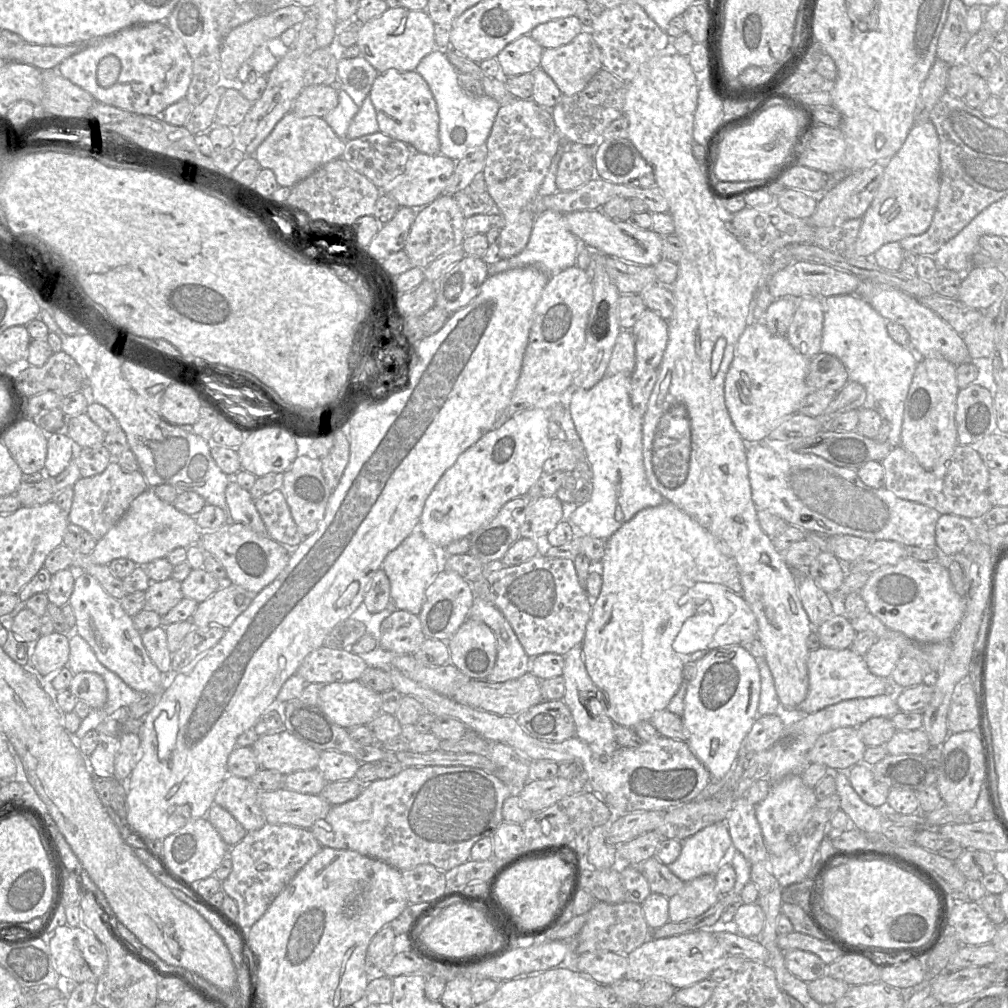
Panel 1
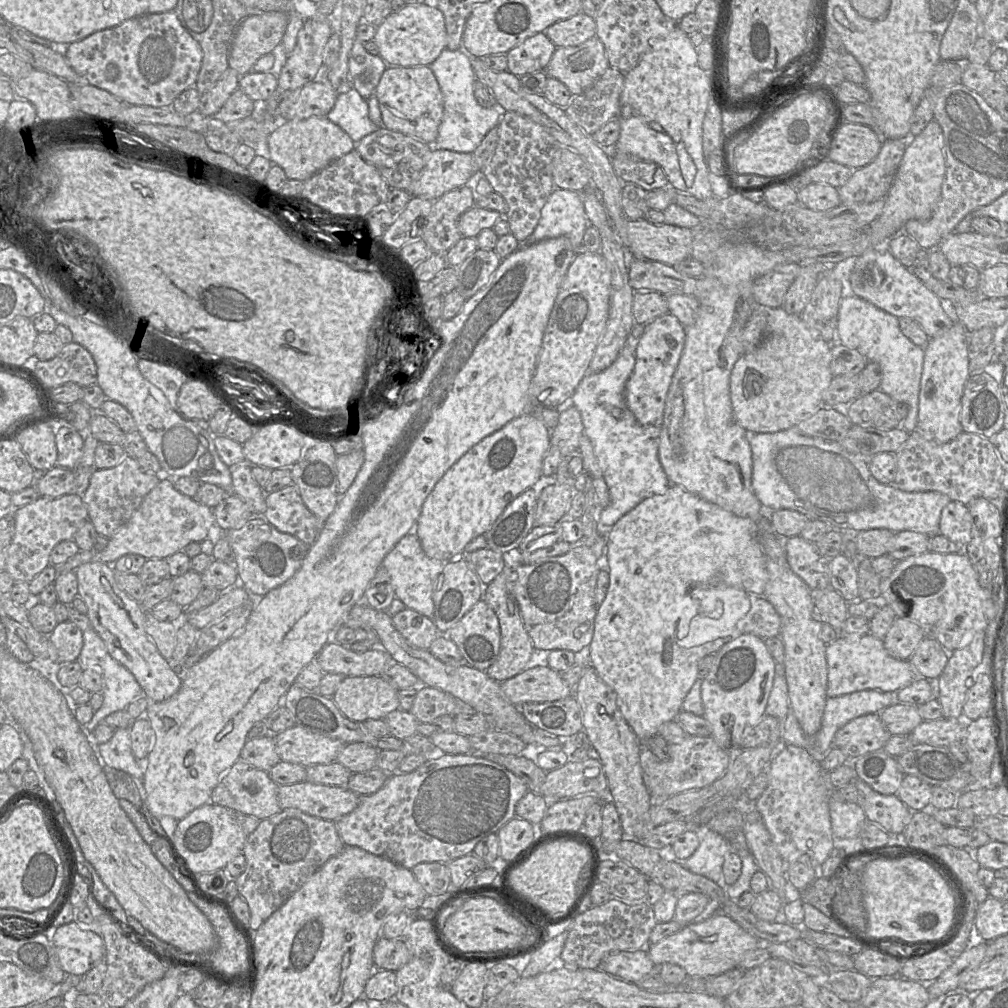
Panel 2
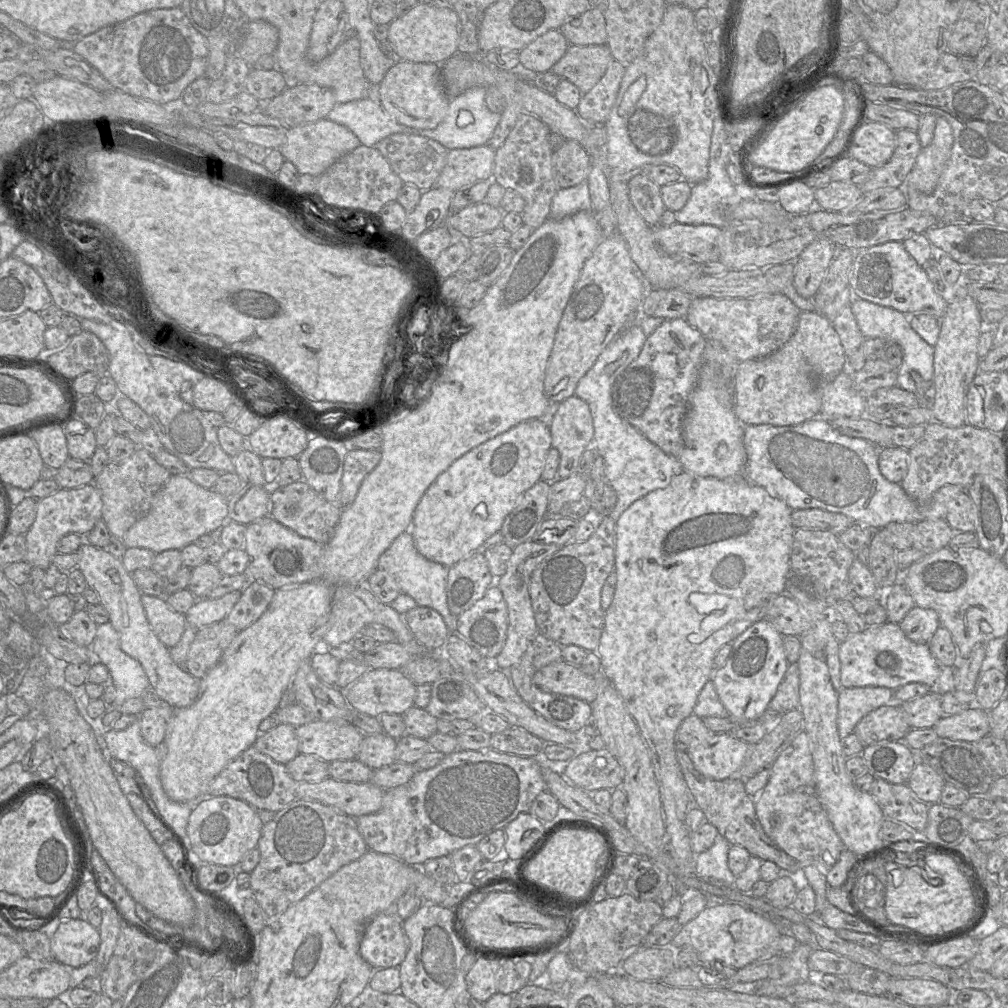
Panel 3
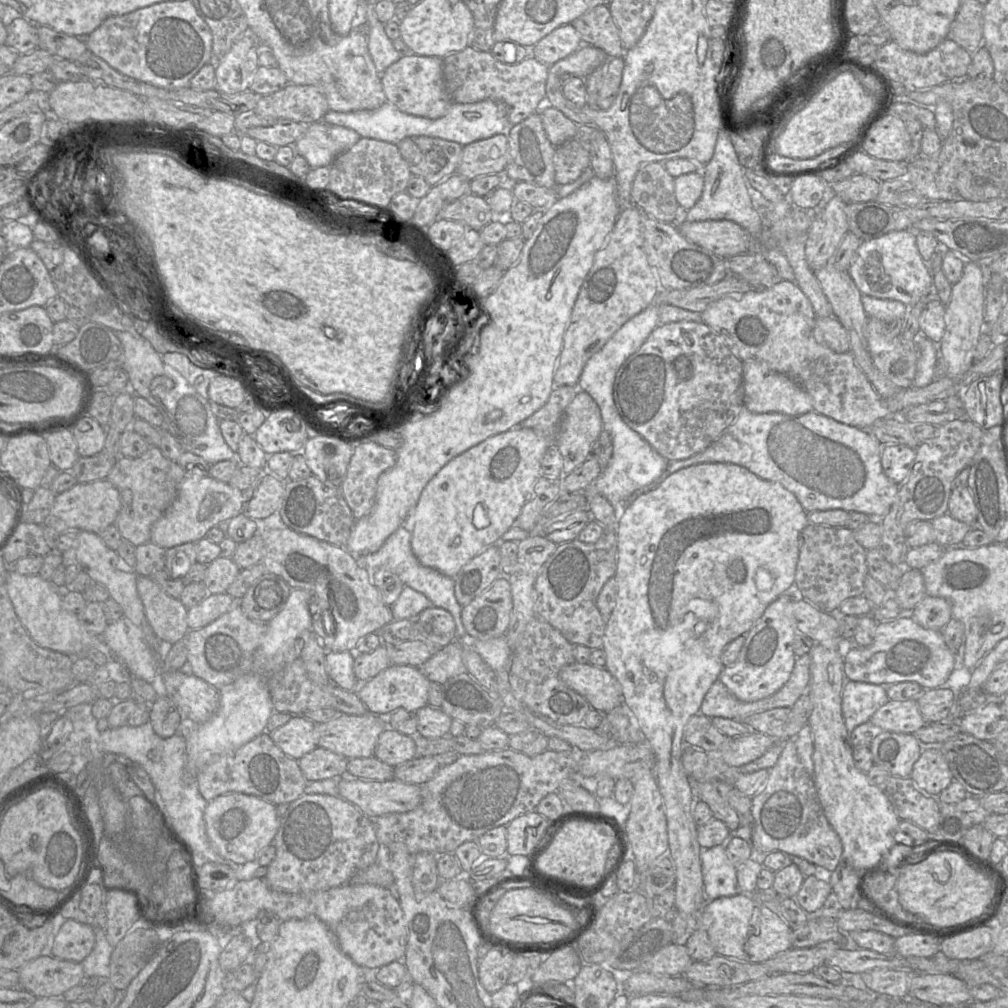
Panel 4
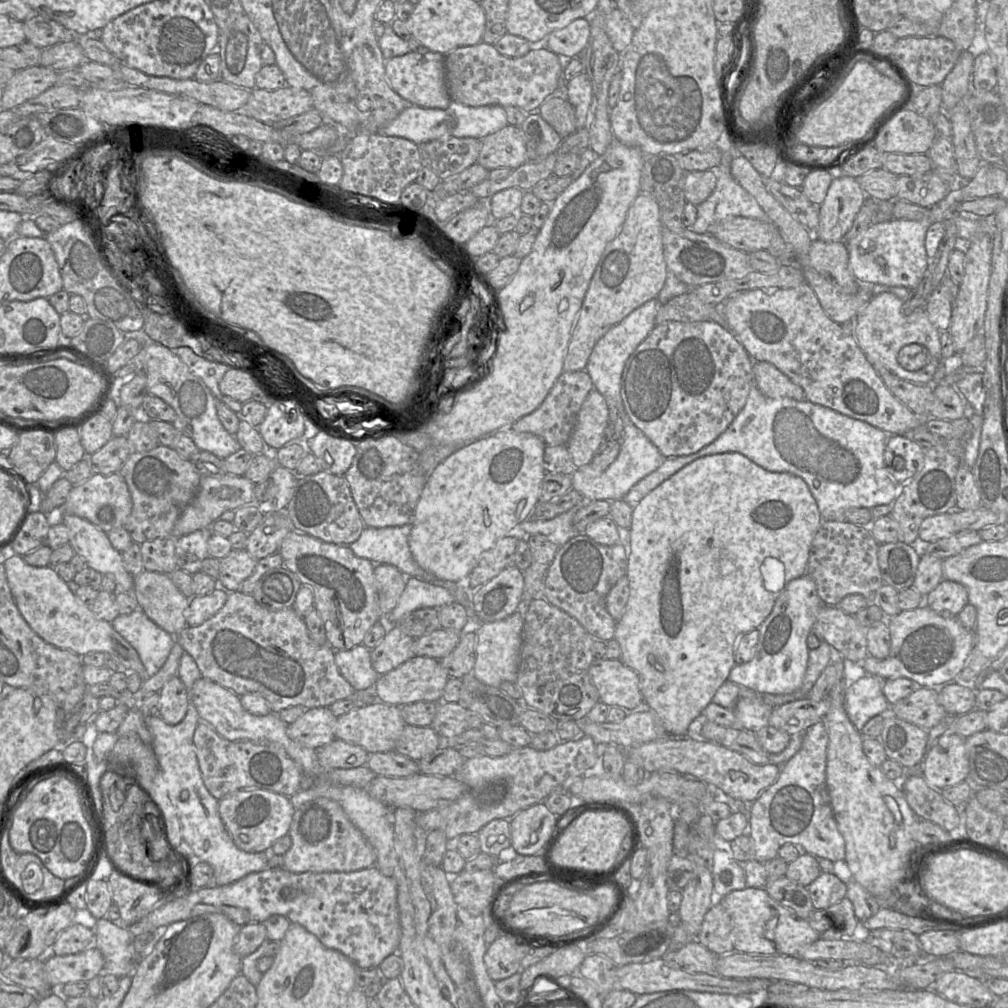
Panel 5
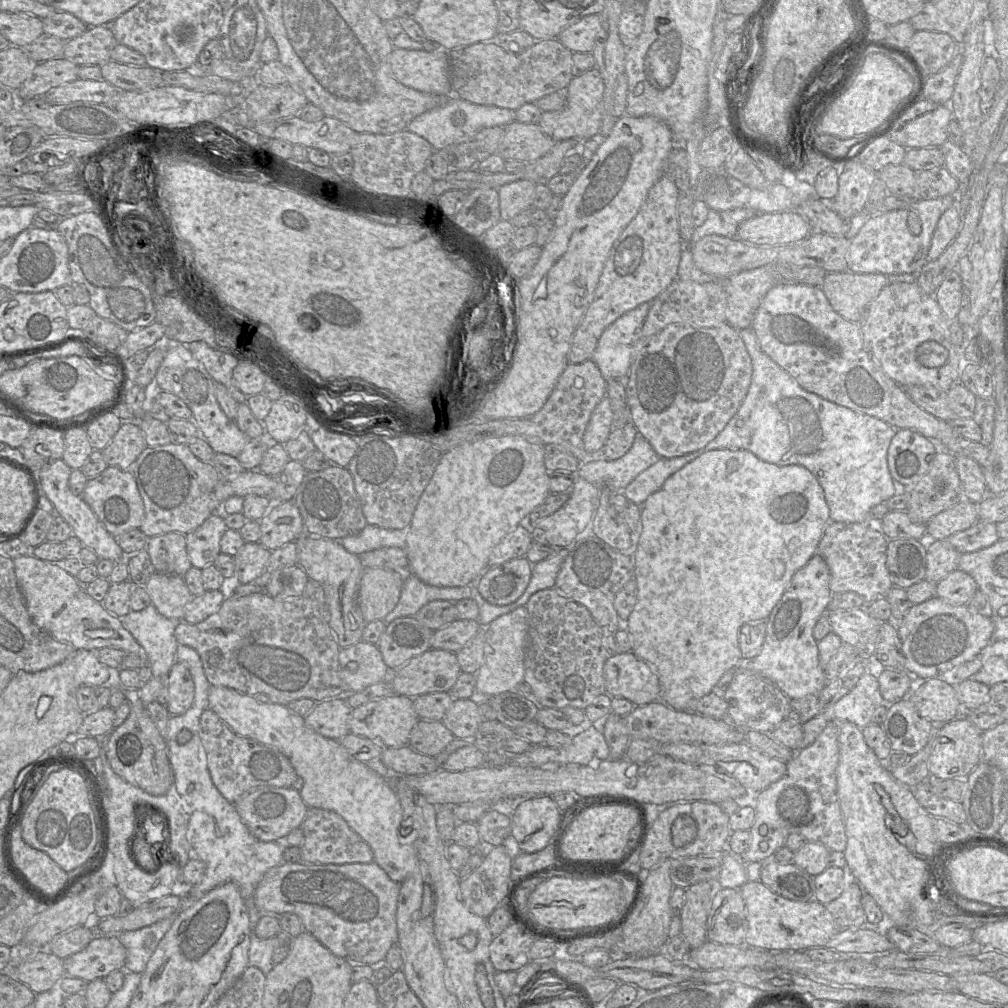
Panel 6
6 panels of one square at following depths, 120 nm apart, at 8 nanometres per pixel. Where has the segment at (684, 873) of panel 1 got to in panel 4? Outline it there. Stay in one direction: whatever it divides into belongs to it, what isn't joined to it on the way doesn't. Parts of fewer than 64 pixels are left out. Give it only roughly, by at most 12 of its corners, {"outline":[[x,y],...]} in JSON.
{"outline":[[726,842],[702,849],[707,901],[742,893]]}

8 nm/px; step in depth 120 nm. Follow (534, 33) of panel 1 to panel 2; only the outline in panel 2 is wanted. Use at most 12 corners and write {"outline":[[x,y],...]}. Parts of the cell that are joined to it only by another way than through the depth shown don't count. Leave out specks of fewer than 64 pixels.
{"outline":[[580,12],[543,33],[556,47],[596,36],[595,19]]}

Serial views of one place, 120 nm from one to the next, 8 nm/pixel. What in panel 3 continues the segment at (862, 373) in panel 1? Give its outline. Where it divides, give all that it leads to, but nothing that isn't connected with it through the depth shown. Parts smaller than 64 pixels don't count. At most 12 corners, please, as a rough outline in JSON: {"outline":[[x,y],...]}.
{"outline":[[853,297],[865,338],[899,344],[896,386],[915,393],[911,376],[934,376],[934,347],[903,313]]}

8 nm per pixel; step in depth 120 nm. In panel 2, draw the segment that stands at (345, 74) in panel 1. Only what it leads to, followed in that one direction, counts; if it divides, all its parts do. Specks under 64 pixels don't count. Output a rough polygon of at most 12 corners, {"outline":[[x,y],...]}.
{"outline":[[354,39],[351,87],[368,99],[388,67]]}

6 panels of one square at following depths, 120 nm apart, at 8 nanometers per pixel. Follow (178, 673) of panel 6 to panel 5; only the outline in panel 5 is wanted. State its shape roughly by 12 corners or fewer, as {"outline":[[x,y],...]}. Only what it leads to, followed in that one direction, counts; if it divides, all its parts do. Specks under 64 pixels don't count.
{"outline":[[176,675],[159,692],[159,717],[179,724],[189,690]]}

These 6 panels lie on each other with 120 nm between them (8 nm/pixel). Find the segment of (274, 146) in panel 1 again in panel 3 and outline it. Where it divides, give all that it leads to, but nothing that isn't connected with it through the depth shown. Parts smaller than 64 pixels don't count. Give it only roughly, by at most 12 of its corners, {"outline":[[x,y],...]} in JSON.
{"outline":[[325,118],[288,129],[280,150],[299,174],[320,176],[360,145]]}

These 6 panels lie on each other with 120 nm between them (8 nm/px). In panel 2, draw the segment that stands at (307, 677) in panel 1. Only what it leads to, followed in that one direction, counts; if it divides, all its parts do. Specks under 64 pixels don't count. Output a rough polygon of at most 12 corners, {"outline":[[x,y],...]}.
{"outline":[[326,643],[315,658],[324,674],[379,676],[387,651],[355,652]]}

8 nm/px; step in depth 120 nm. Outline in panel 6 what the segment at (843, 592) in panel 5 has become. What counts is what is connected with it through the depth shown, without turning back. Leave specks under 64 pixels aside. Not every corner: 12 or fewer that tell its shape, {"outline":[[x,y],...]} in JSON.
{"outline":[[830,522],[819,554],[832,594],[885,599],[889,539],[869,523]]}

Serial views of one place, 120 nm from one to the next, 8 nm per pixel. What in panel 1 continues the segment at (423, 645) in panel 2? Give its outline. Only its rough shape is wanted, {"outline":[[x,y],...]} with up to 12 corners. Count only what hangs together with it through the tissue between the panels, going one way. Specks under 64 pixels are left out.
{"outline":[[392,612],[380,625],[378,646],[416,652],[426,637],[417,615]]}

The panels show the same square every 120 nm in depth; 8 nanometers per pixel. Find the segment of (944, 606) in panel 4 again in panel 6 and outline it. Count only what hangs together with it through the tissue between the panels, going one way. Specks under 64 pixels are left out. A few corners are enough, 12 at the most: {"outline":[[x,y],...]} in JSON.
{"outline":[[956,569],[937,584],[936,596],[967,605],[978,591],[971,575]]}

